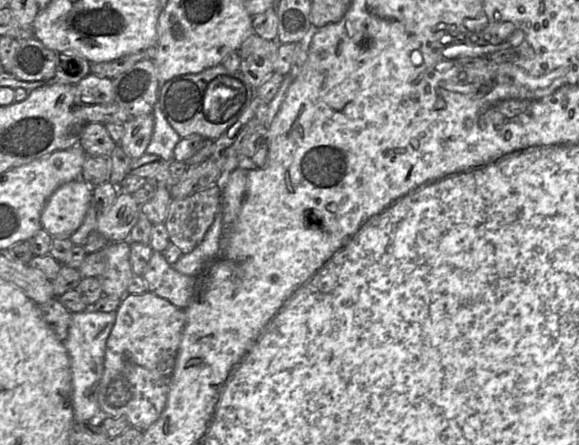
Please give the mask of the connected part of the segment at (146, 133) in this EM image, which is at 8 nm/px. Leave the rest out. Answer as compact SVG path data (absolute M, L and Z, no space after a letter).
M153 114L132 117L124 124L124 135L119 143L125 153L138 159L146 152L154 129Z

